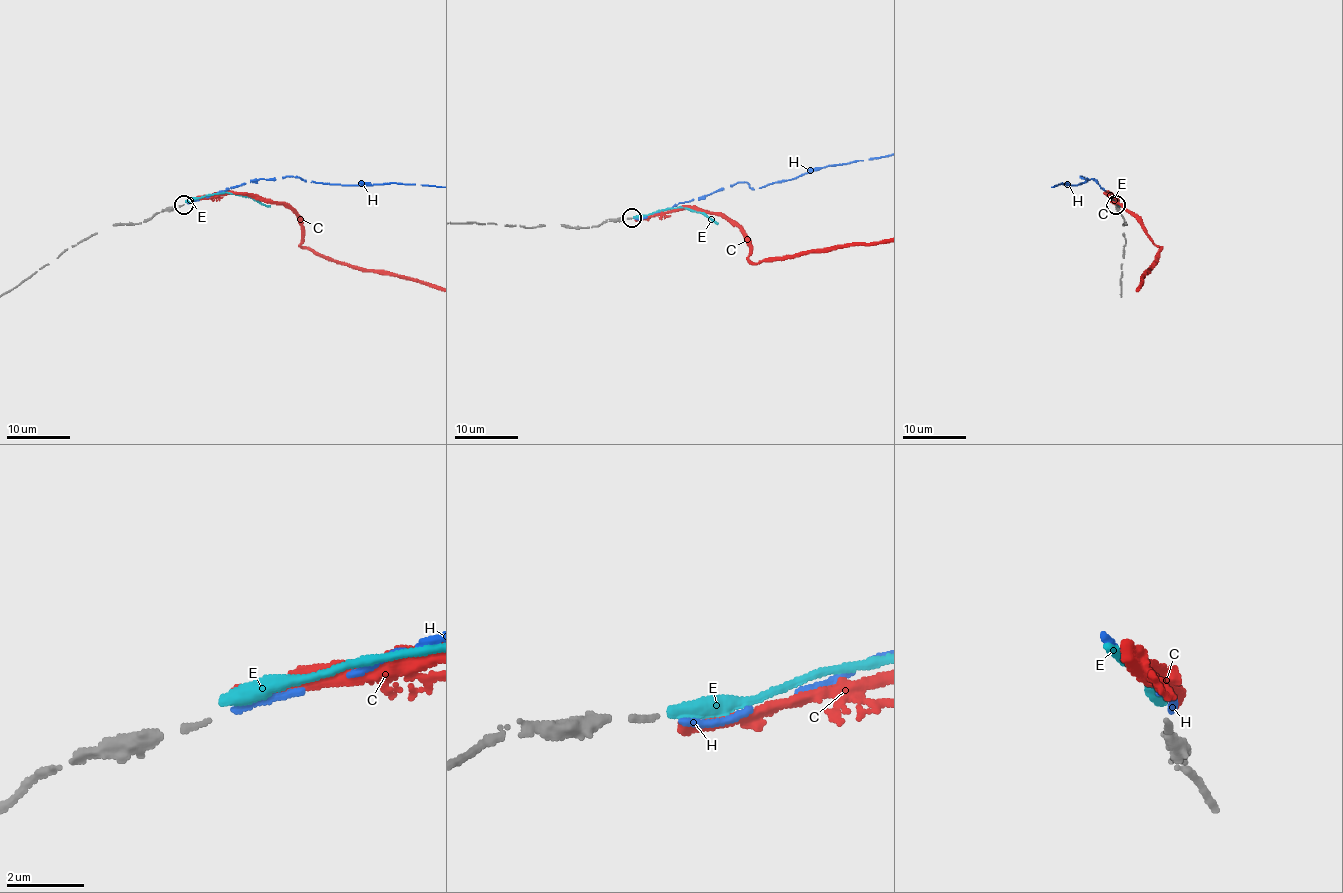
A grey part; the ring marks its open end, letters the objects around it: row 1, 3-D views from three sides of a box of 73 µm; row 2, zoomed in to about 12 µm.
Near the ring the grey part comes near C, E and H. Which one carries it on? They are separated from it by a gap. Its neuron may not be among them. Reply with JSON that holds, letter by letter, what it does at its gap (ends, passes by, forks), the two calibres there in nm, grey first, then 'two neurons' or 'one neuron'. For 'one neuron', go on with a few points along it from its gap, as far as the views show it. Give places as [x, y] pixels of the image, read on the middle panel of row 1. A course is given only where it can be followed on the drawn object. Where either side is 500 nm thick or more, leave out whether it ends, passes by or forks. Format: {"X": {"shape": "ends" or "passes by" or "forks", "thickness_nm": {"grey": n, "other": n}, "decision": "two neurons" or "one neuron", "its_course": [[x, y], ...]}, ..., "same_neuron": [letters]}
{"C": {"shape": "ends", "thickness_nm": {"grey": 140, "other": 360}, "decision": "two neurons"}, "E": {"shape": "ends", "thickness_nm": {"grey": 140, "other": 380}, "decision": "two neurons"}, "H": {"shape": "ends", "thickness_nm": {"grey": 140, "other": 170}, "decision": "one neuron"}, "same_neuron": ["H"]}

